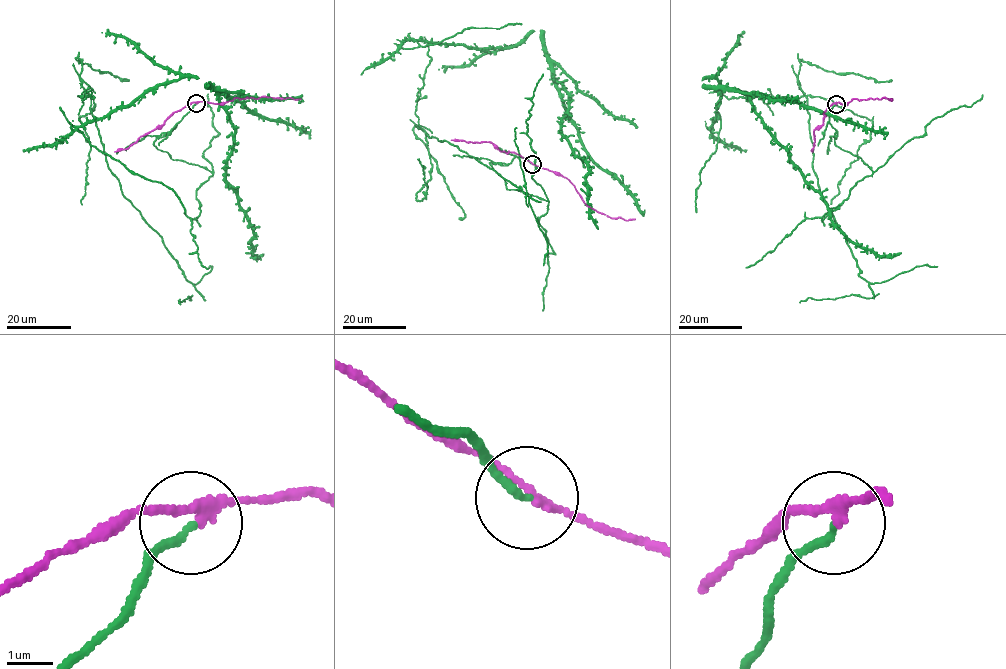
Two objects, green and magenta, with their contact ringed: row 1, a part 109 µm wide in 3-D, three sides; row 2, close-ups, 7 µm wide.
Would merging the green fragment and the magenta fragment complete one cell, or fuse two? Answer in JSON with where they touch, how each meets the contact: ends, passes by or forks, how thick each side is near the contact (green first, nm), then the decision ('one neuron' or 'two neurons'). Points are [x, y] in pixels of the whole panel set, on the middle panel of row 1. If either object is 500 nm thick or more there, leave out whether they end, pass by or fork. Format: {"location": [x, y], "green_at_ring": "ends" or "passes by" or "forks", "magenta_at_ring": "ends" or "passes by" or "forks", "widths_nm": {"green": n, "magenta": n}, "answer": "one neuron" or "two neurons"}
{"location": [532, 164], "green_at_ring": "ends", "magenta_at_ring": "passes by", "widths_nm": {"green": 160, "magenta": 180}, "answer": "two neurons"}

